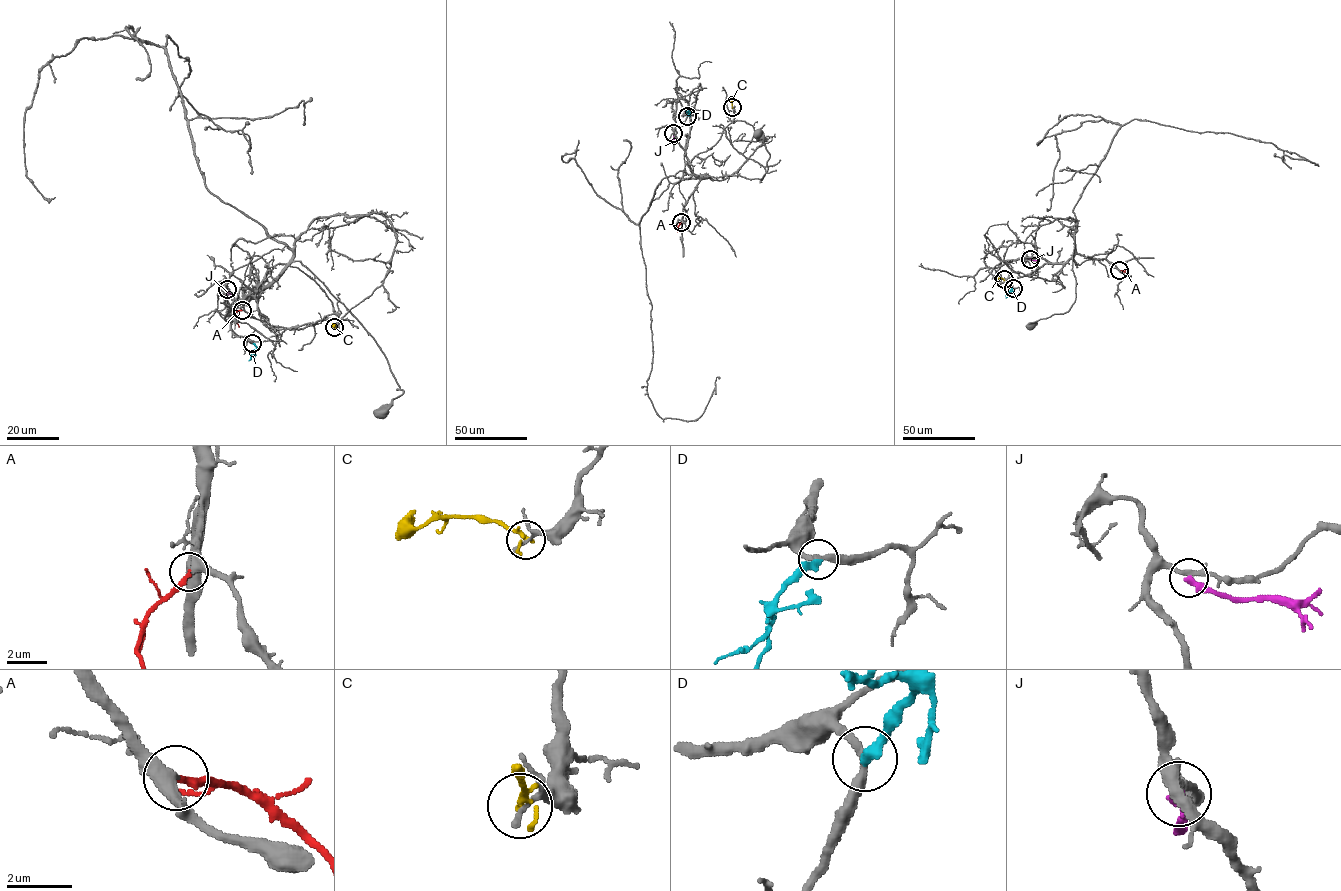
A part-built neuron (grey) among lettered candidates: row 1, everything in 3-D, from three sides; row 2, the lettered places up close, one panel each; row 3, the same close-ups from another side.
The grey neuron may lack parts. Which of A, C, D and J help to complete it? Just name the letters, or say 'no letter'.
A

